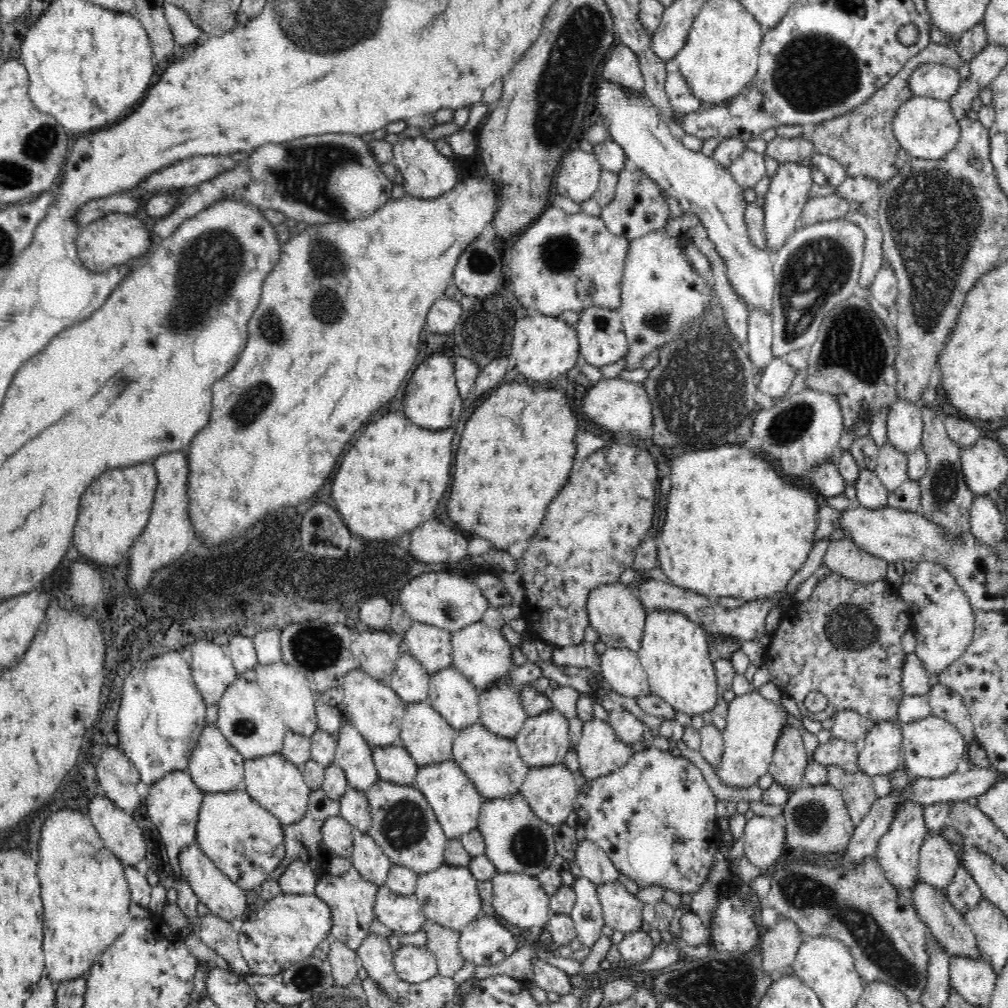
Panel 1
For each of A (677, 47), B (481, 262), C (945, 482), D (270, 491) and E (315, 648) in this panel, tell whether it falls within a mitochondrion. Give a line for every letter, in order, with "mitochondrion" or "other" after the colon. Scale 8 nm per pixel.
A: other
B: mitochondrion
C: mitochondrion
D: other
E: mitochondrion

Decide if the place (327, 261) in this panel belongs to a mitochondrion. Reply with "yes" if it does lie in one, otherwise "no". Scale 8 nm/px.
yes

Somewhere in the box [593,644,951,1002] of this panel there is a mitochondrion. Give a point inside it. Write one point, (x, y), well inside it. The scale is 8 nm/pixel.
(799, 889)

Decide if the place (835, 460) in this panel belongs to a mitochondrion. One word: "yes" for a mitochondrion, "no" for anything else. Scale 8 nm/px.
no

